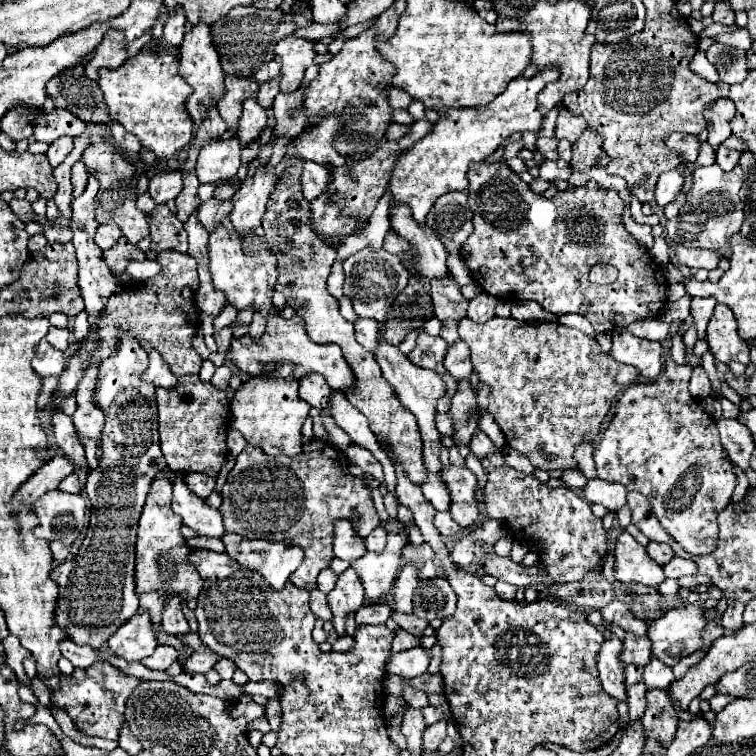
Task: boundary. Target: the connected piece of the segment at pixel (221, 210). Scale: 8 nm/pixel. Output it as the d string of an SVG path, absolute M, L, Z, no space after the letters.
M210 197L206 203L202 203L200 211L198 211L198 219L204 225L204 229L208 233L212 233L212 229L216 229L216 225L220 223L222 217L226 217L232 211L232 201L220 201L216 197Z

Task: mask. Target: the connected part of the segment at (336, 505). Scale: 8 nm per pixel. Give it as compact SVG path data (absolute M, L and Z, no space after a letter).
M310 439L306 443L302 443L302 451L296 457L268 457L266 453L262 453L260 447L248 445L238 457L236 457L236 465L234 469L228 473L228 479L222 487L222 507L220 513L224 515L224 527L228 531L234 531L246 539L268 539L268 541L284 541L290 545L298 545L304 549L306 557L302 561L302 565L290 575L290 581L298 587L298 589L316 589L316 577L322 569L328 569L334 553L332 553L332 525L338 519L348 519L352 525L362 525L368 519L376 519L380 525L380 517L374 509L372 503L372 491L364 485L364 481L360 477L354 477L350 473L350 465L348 459L344 457L344 453L336 447L332 447L328 441L322 439Z

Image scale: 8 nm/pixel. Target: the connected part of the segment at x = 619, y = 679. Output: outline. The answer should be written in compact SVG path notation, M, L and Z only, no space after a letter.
M618 637L606 639L598 653L598 679L608 695L616 701L626 701L624 689L624 665L620 665L620 653L624 645Z

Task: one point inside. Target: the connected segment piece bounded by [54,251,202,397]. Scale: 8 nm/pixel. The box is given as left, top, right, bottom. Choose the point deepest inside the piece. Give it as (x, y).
(155, 311)

